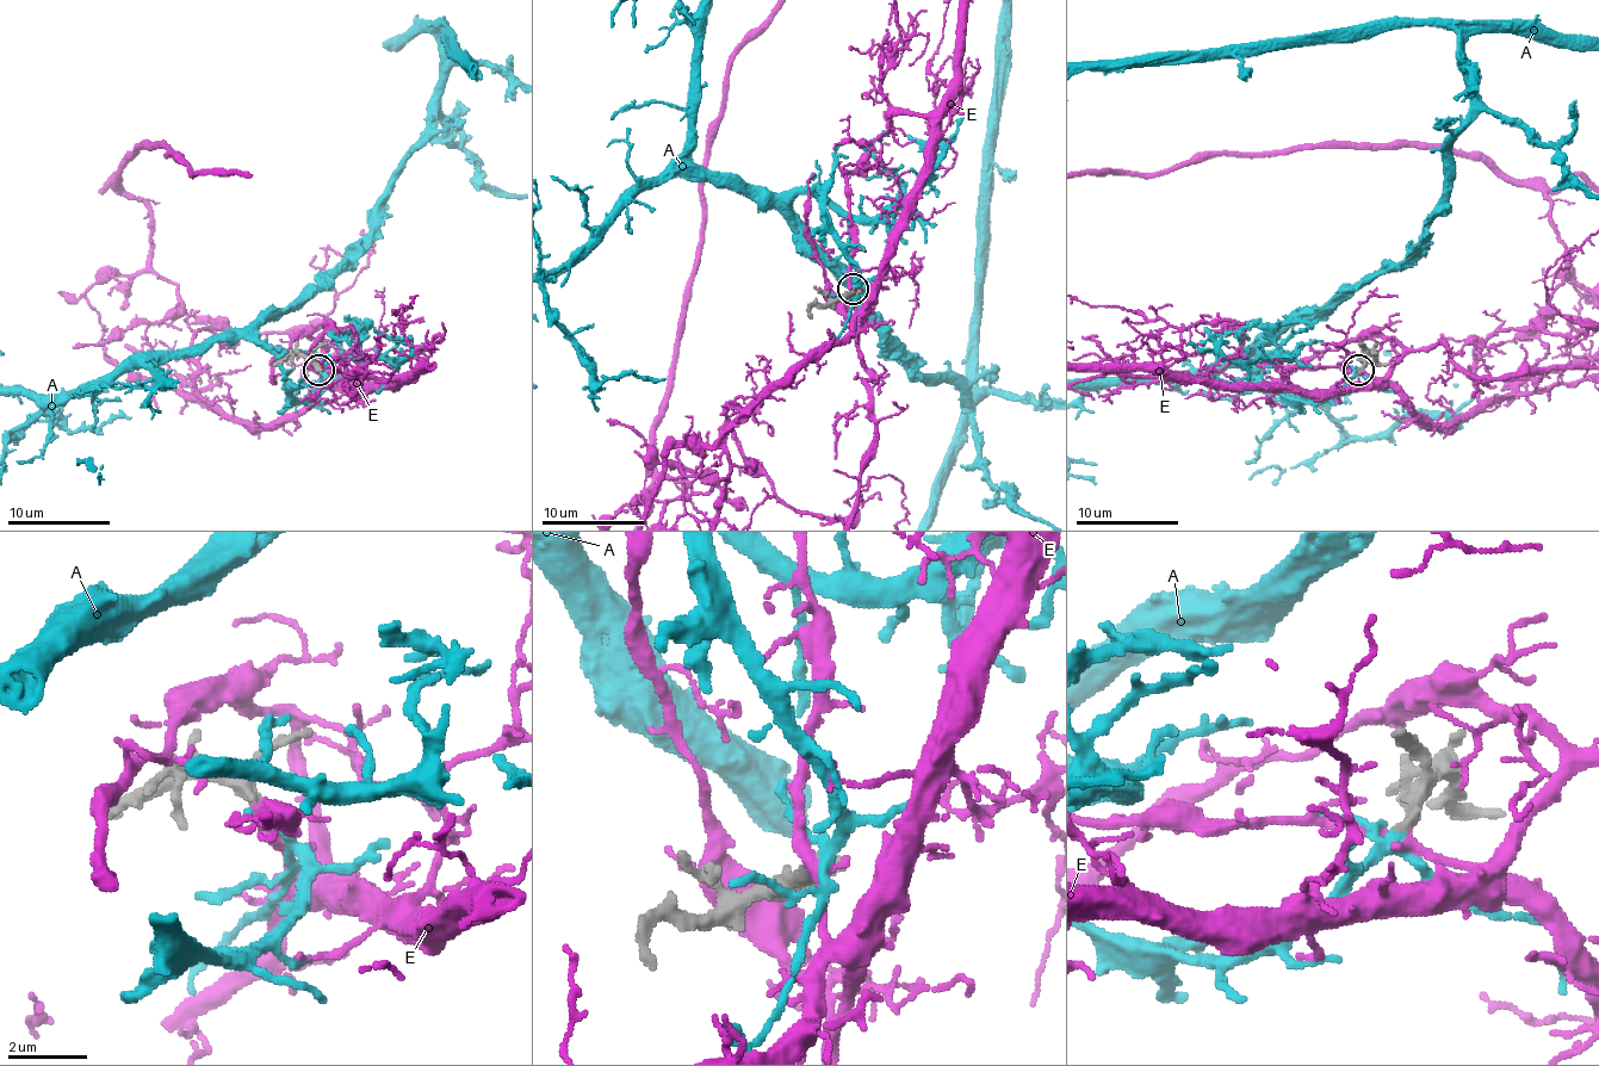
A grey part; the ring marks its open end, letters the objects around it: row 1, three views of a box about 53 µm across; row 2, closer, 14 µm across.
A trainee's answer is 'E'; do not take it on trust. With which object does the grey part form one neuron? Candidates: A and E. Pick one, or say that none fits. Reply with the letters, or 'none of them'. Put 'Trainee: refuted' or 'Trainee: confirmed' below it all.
A
Trainee: refuted

